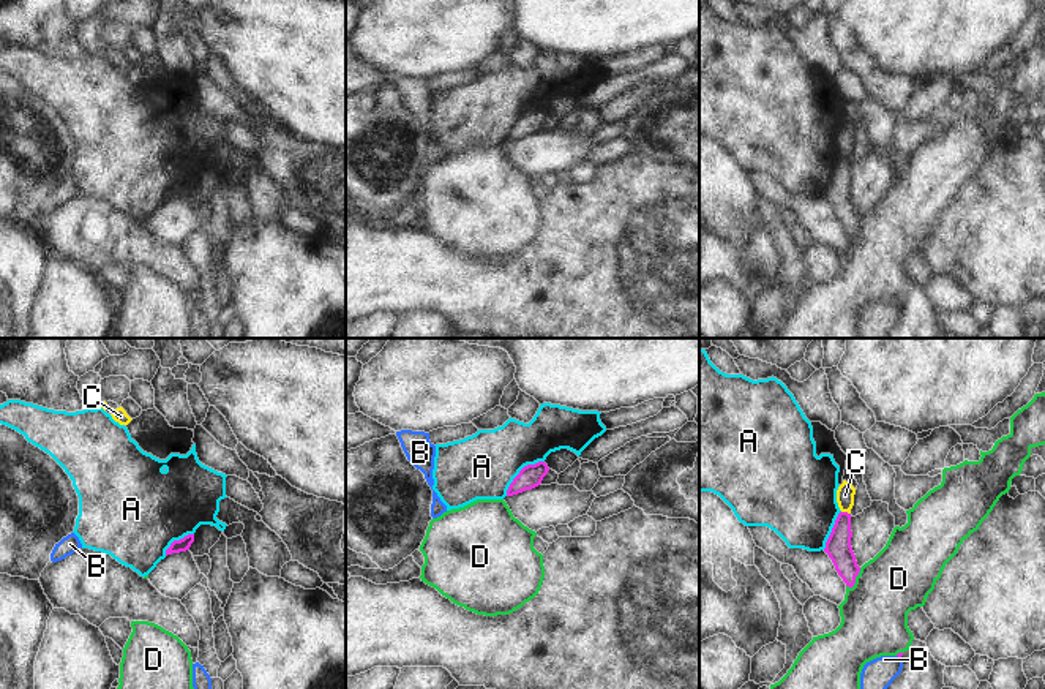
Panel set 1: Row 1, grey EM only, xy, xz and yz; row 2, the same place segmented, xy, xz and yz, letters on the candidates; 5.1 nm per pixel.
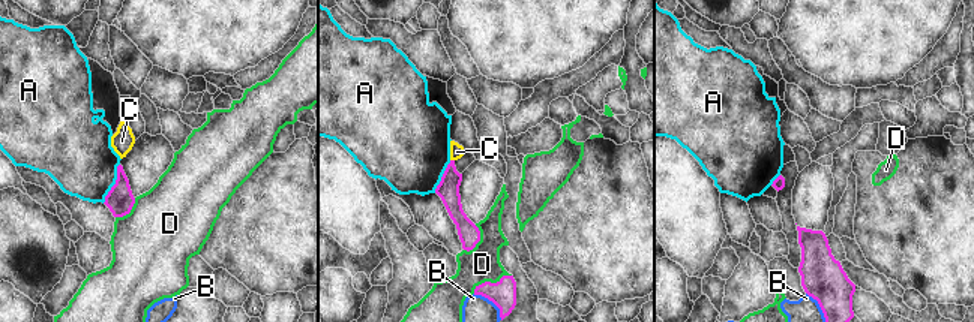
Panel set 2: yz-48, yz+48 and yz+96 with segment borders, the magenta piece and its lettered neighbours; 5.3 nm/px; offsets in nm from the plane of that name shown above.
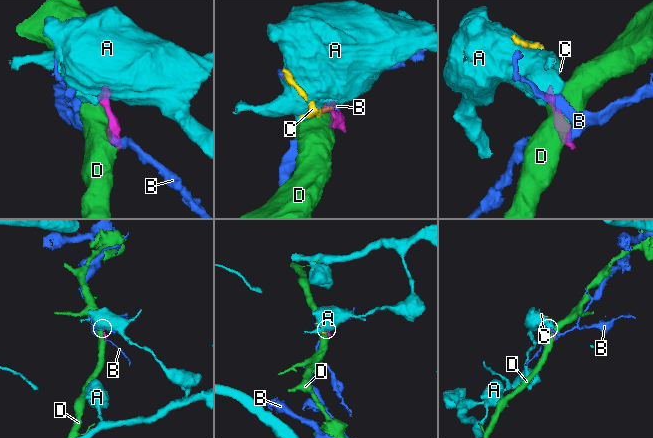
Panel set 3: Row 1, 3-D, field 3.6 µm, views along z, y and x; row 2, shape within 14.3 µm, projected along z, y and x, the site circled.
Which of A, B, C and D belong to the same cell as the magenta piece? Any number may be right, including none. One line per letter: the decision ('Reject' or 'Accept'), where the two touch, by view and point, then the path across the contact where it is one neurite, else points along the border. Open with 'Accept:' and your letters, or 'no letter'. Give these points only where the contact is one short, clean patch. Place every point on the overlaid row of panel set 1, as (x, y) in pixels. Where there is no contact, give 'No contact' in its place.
Accept: no letter
A: Reject. Touches magenta at xz (520, 471). Boundary: xz (543, 460), (526, 465), (513, 479), (505, 495)
B: Reject. Touches magenta at yz (898, 656). Boundary: yz (897, 655), (900, 658)
C: Reject. Touches magenta at yz (846, 512). Boundary: yz (842, 511), (850, 514)
D: Reject. Touches magenta at yz (854, 580)

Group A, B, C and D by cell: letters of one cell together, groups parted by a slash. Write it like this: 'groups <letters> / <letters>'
groups A / B / C / D

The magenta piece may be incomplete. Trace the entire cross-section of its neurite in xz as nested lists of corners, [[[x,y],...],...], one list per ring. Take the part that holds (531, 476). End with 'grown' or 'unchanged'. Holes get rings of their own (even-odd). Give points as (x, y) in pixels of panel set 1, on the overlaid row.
[[[545,461],[524,466],[510,484],[507,490],[507,496],[513,496],[513,495],[538,487],[543,477],[548,474],[548,471],[549,468]]]; unchanged

